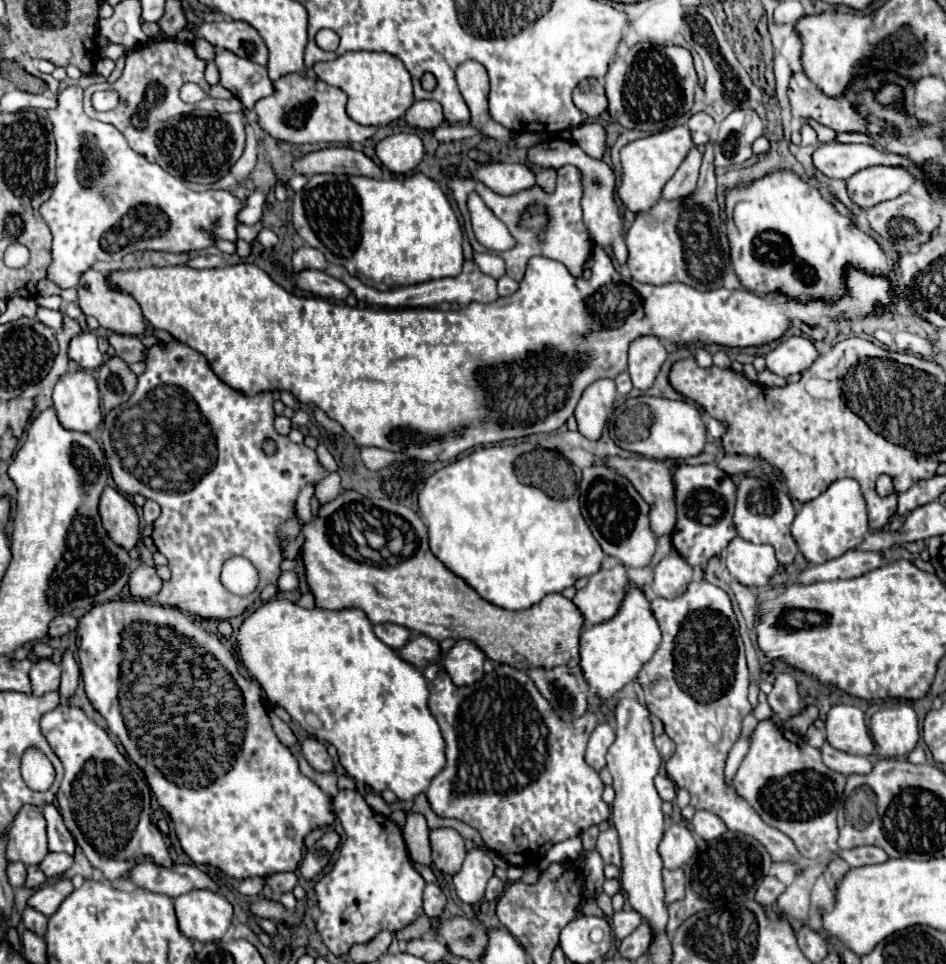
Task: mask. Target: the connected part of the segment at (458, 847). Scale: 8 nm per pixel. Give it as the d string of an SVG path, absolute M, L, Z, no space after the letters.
M436 828L430 832L432 862L444 874L456 874L464 862L464 838L454 828Z

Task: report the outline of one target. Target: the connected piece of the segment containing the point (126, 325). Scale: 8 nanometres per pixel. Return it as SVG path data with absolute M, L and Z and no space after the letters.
M90 268L88 272L84 272L84 276L80 276L76 292L78 292L78 304L82 312L86 316L94 316L100 322L100 326L116 334L130 334L130 336L140 336L144 332L144 318L142 318L142 310L138 302L130 294L114 288L108 282L108 274L96 272Z

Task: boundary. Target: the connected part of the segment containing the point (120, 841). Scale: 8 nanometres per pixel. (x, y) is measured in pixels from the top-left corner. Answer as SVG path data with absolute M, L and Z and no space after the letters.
M60 702L52 712L46 712L40 728L64 766L64 778L56 794L60 814L90 864L98 868L106 880L124 878L132 862L146 858L160 866L172 866L164 836L150 818L152 792L148 782L144 774L120 754L108 732L68 702Z

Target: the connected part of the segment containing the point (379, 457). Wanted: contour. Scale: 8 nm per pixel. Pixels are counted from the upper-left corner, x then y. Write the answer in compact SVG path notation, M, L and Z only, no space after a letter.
M362 448L360 456L362 456L362 462L366 464L366 468L374 470L374 472L390 466L396 460L396 456L390 450L382 450L382 448Z

